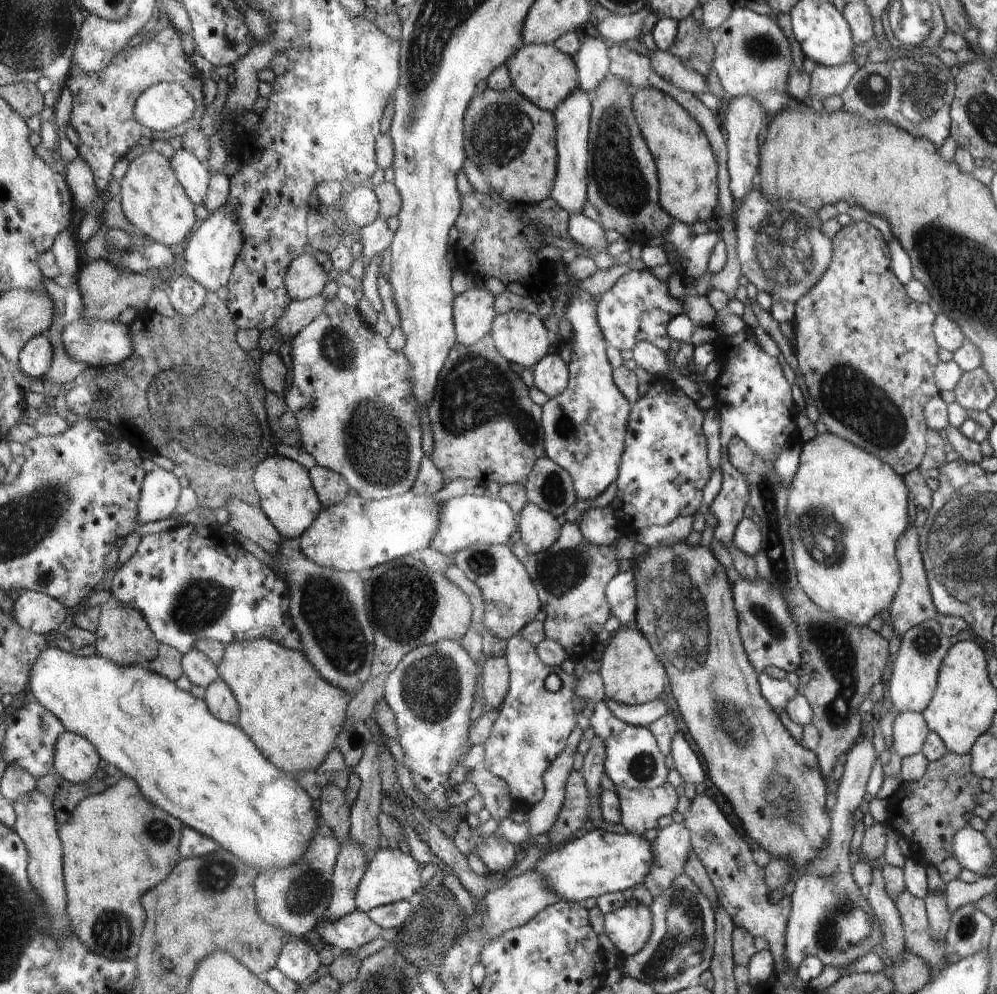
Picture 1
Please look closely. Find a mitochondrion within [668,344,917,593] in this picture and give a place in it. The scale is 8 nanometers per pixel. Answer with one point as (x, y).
(849, 395)

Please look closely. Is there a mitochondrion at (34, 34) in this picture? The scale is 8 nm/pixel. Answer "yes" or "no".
yes

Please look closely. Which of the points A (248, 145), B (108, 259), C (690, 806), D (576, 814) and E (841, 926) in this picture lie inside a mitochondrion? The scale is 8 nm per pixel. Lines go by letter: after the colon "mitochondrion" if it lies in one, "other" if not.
A: other
B: other
C: other
D: other
E: mitochondrion

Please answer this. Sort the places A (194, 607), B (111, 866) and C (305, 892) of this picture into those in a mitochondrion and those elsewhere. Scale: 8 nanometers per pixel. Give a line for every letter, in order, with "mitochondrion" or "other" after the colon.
A: mitochondrion
B: other
C: mitochondrion

